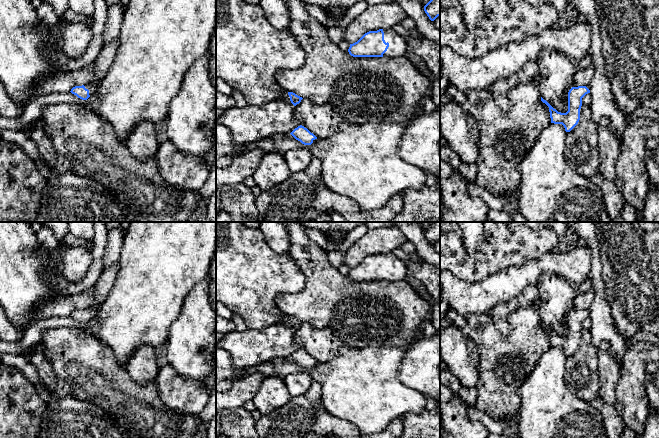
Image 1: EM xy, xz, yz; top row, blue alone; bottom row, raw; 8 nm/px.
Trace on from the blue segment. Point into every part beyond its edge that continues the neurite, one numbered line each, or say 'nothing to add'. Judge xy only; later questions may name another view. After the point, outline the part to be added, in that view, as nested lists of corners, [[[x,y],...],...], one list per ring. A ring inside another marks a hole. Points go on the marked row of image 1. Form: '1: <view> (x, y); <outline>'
1: xy (92, 86); [[[90,82],[84,85],[86,89],[89,90],[89,95],[93,95],[97,89],[98,89],[98,85],[95,82]]]

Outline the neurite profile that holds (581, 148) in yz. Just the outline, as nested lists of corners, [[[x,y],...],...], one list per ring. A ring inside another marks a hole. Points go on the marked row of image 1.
[[[582,104],[578,124],[567,132],[564,154],[568,166],[580,175],[592,178],[598,171],[597,128],[589,105]]]

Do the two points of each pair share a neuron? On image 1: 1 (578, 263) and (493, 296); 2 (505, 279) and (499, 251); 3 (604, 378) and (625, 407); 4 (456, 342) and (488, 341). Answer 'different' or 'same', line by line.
1: same
2: different
3: different
4: different

